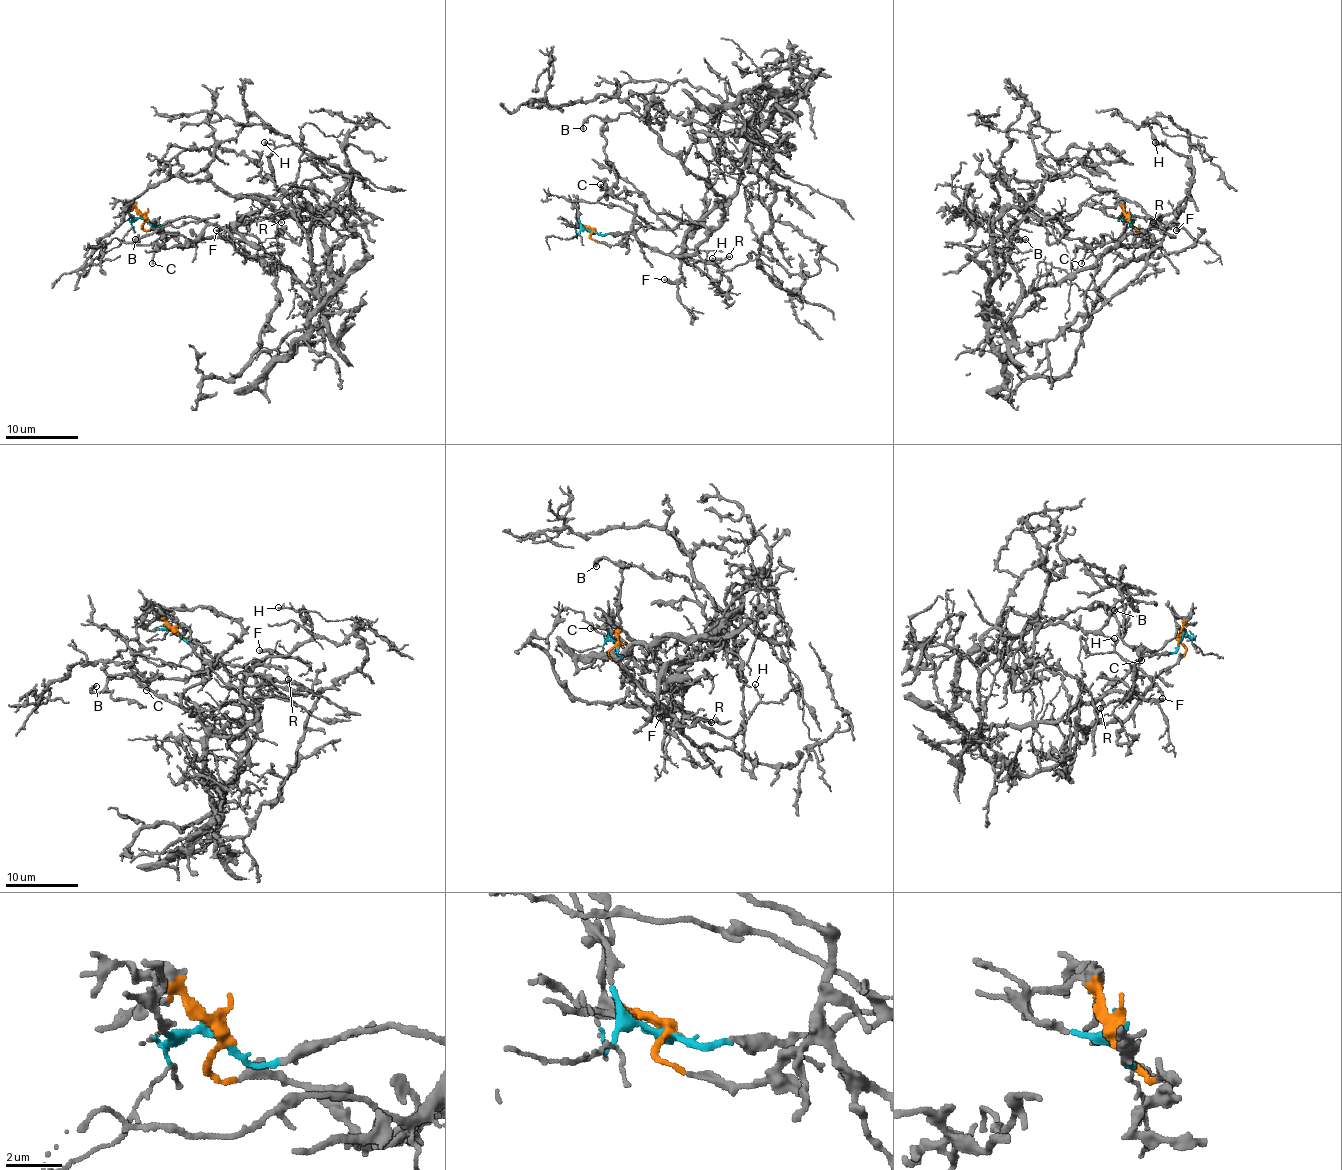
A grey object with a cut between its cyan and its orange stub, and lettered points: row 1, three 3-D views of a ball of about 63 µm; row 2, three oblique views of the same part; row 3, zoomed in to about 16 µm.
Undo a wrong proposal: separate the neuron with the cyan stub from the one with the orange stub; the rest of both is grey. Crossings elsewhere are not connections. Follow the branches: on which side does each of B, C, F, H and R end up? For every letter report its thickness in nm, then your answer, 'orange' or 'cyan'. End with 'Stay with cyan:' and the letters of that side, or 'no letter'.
B: 240 nm | orange
C: 170 nm | orange
F: 360 nm | cyan
H: 110 nm | cyan
R: 180 nm | cyan
Stay with cyan: F, H, R

